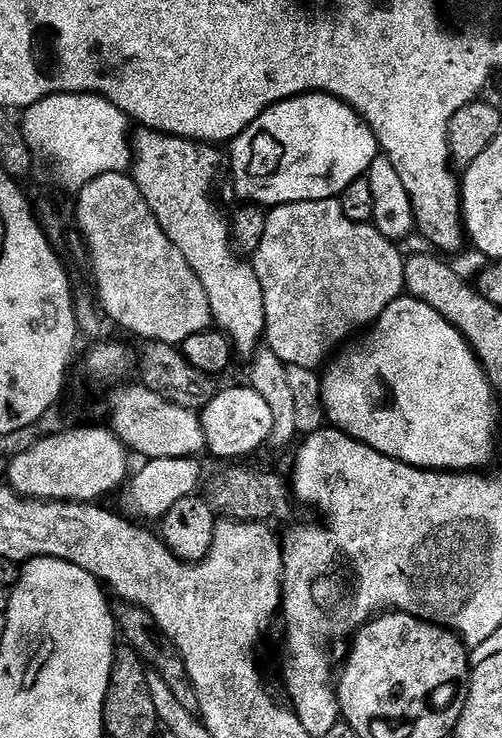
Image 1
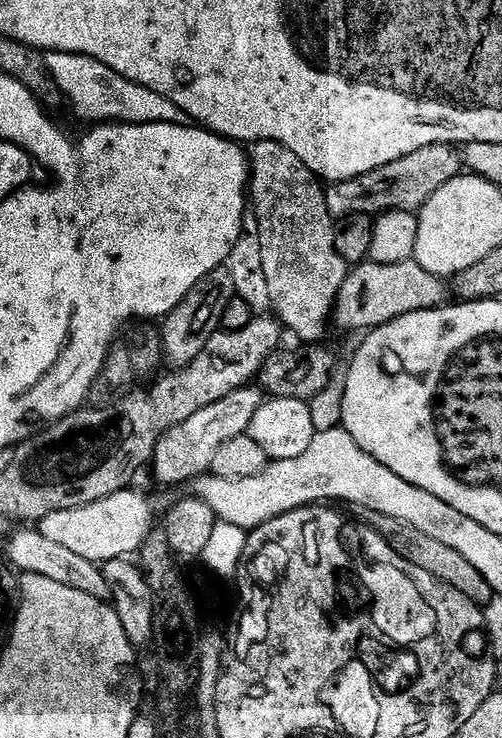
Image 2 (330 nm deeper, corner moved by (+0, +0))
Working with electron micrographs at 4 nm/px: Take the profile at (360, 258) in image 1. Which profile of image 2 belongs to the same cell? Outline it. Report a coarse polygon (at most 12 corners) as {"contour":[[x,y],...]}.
{"contour":[[285,144],[250,148],[272,312],[320,342],[350,266],[325,189]]}

